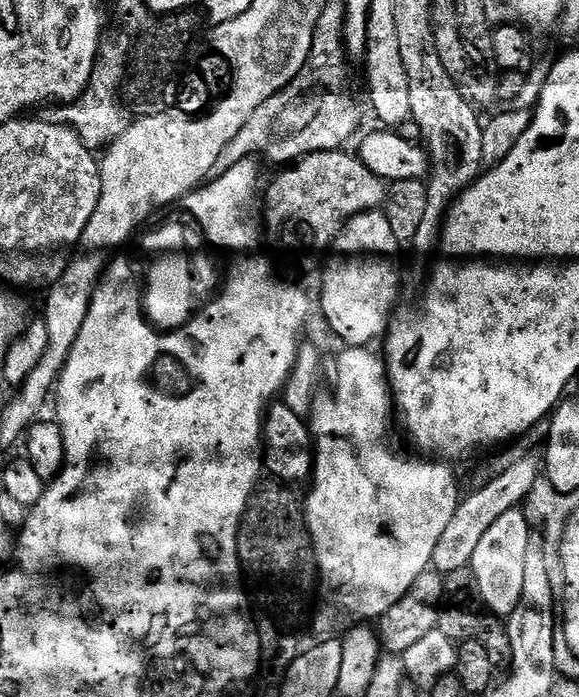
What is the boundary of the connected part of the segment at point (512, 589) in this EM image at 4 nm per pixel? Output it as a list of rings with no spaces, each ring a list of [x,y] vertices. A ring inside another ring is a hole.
[[[511,508],[486,534],[482,534],[482,542],[478,542],[478,550],[474,550],[471,562],[472,573],[476,575],[480,600],[496,616],[507,618],[518,606],[522,598],[522,581],[526,575],[526,554],[530,537],[528,537],[528,520],[520,508]]]

